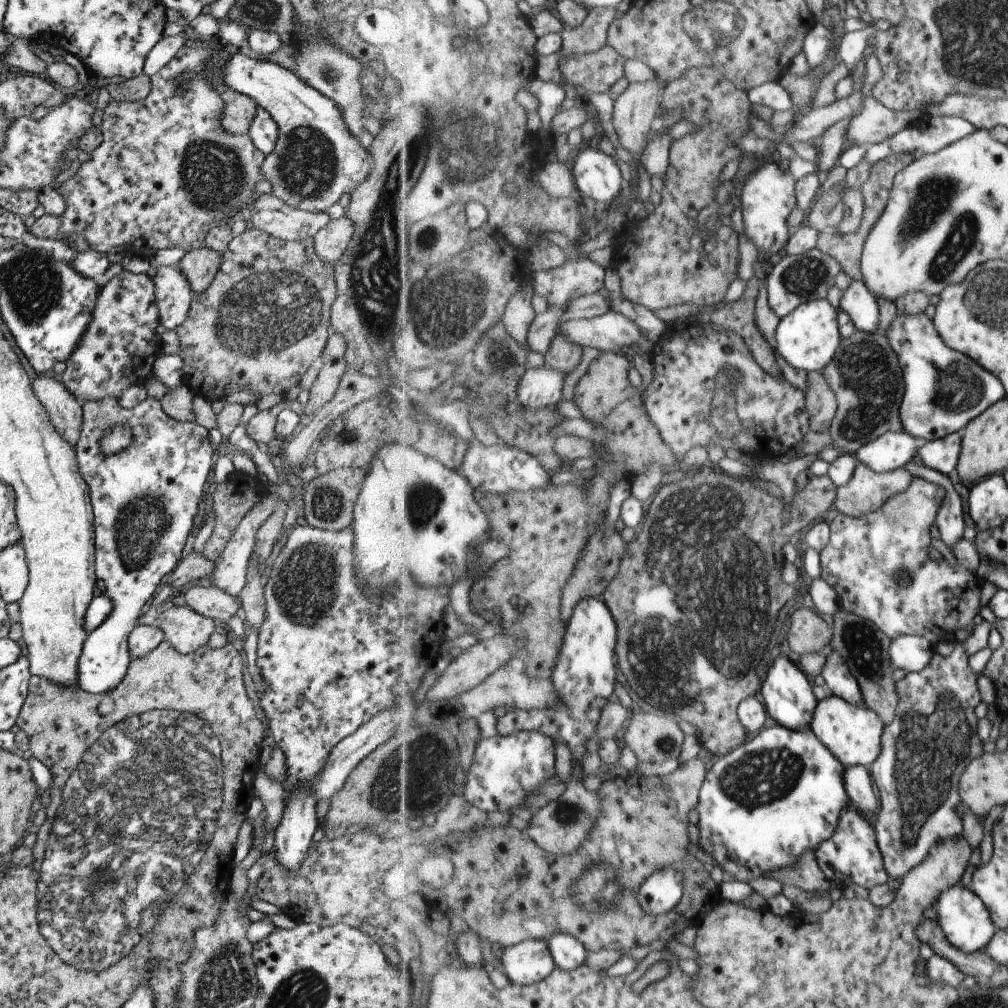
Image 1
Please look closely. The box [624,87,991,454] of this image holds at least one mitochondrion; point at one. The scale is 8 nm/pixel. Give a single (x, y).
(929, 205)

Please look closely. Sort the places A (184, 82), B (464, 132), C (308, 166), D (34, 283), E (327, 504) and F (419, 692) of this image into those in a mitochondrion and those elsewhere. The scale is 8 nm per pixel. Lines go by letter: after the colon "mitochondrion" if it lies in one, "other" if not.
A: mitochondrion
B: mitochondrion
C: mitochondrion
D: mitochondrion
E: mitochondrion
F: other

